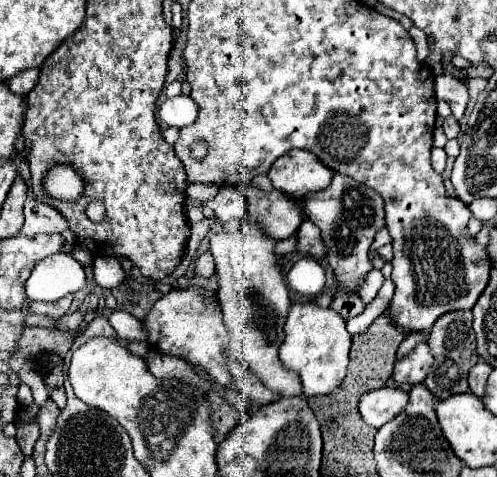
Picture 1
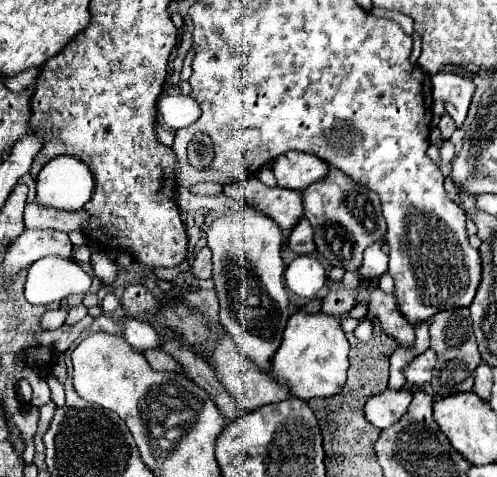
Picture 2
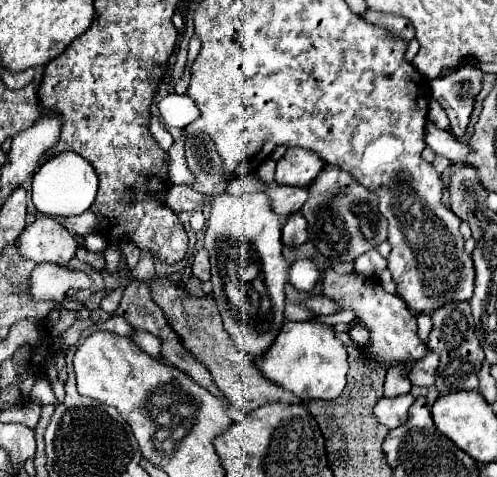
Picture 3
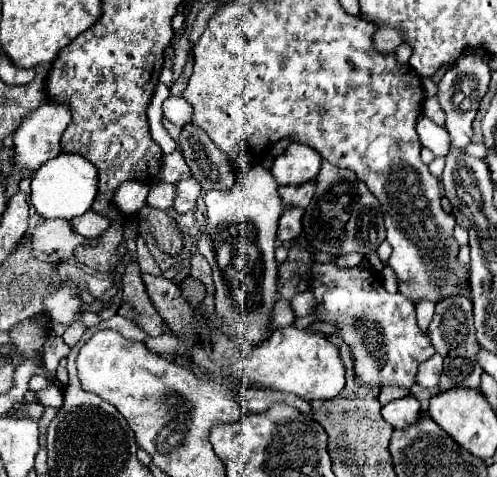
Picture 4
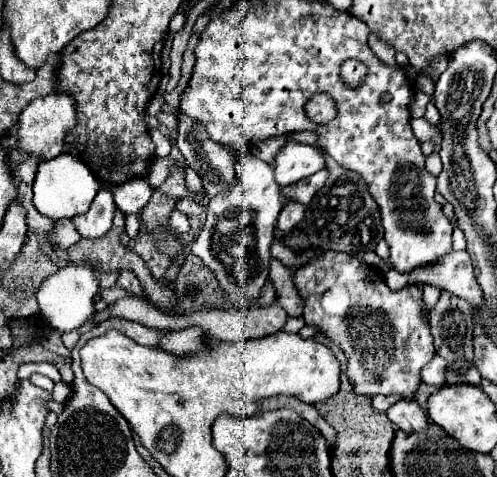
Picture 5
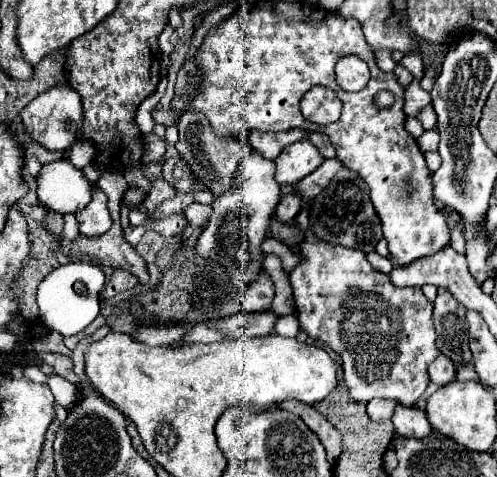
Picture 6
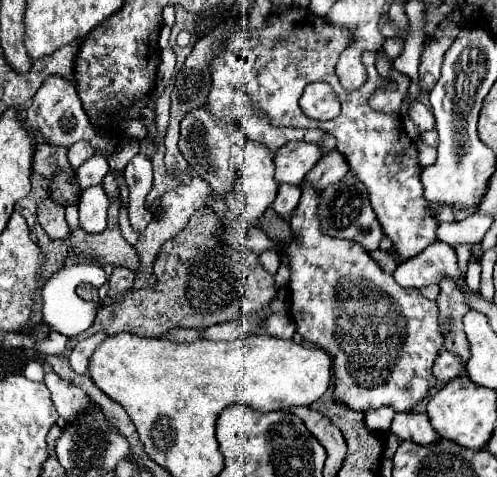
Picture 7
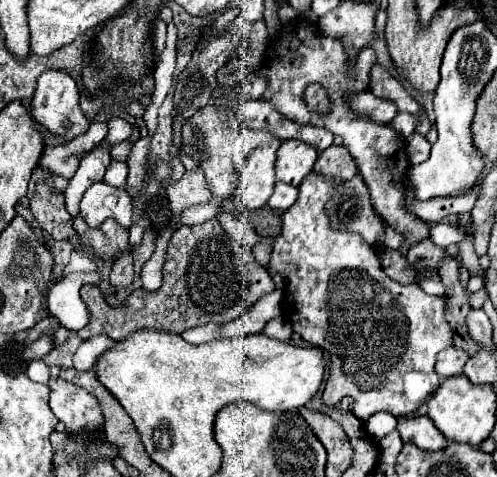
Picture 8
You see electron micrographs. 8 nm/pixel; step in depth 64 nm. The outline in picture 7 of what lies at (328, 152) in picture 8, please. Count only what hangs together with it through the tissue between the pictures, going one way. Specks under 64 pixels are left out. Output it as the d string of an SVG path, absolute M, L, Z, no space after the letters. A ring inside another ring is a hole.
M330 152L320 158L320 162L306 174L304 182L310 182L318 192L322 192L328 184L334 184L336 180L342 180L342 176L350 170L348 162L340 152Z

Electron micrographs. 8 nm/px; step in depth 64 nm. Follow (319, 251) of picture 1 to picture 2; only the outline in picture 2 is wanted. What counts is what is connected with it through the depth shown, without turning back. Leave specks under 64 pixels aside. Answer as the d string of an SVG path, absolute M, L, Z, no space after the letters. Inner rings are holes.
M302 218L290 232L288 236L288 248L296 254L310 254L316 250L316 244L314 244L314 232L312 232L312 226L306 218Z

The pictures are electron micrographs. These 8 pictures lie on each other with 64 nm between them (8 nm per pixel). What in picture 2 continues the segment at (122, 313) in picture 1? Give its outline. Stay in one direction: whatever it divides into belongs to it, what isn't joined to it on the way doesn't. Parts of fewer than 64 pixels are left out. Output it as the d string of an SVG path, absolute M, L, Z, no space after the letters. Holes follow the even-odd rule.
M120 316L120 318L116 318L116 322L122 324L122 328L124 328L122 336L134 350L144 352L148 348L158 346L158 336L150 324L144 324L142 320L132 320L128 316Z

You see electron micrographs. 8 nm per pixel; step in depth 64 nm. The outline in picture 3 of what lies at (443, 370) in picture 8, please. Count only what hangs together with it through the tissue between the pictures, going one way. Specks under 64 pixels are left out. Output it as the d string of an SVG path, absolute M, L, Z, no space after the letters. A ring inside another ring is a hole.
M428 352L428 356L420 358L412 370L408 372L408 378L414 386L432 386L434 384L434 376L436 376L436 368L438 368L438 356L436 352Z

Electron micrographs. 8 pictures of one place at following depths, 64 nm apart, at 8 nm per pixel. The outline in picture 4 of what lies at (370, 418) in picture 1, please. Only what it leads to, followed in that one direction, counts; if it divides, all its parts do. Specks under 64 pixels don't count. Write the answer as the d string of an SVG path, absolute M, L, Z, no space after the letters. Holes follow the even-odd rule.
M414 396L392 400L392 402L388 402L388 404L382 406L380 414L394 428L408 428L408 426L416 424L416 420L418 420L420 402Z

